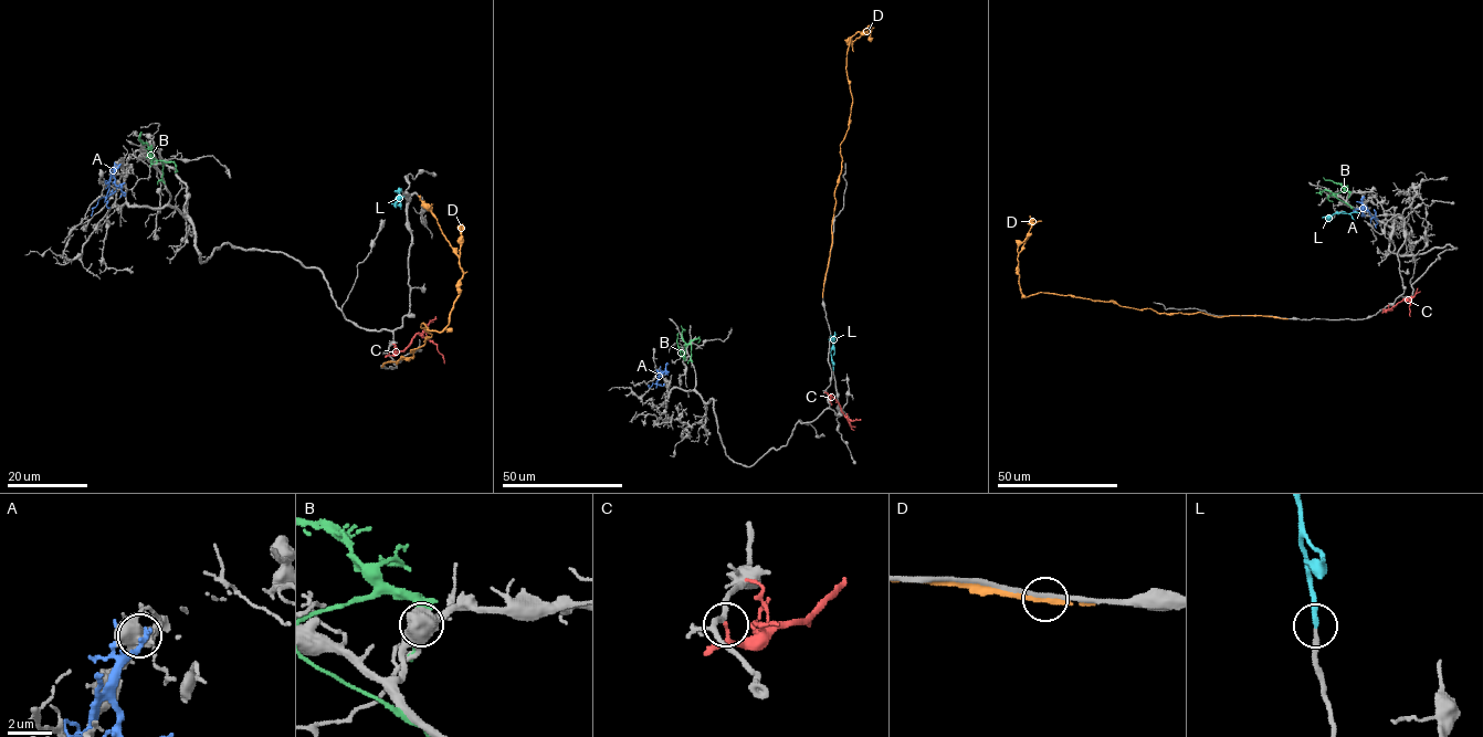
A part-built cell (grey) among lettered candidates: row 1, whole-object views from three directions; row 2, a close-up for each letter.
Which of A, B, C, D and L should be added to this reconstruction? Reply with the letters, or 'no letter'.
L

